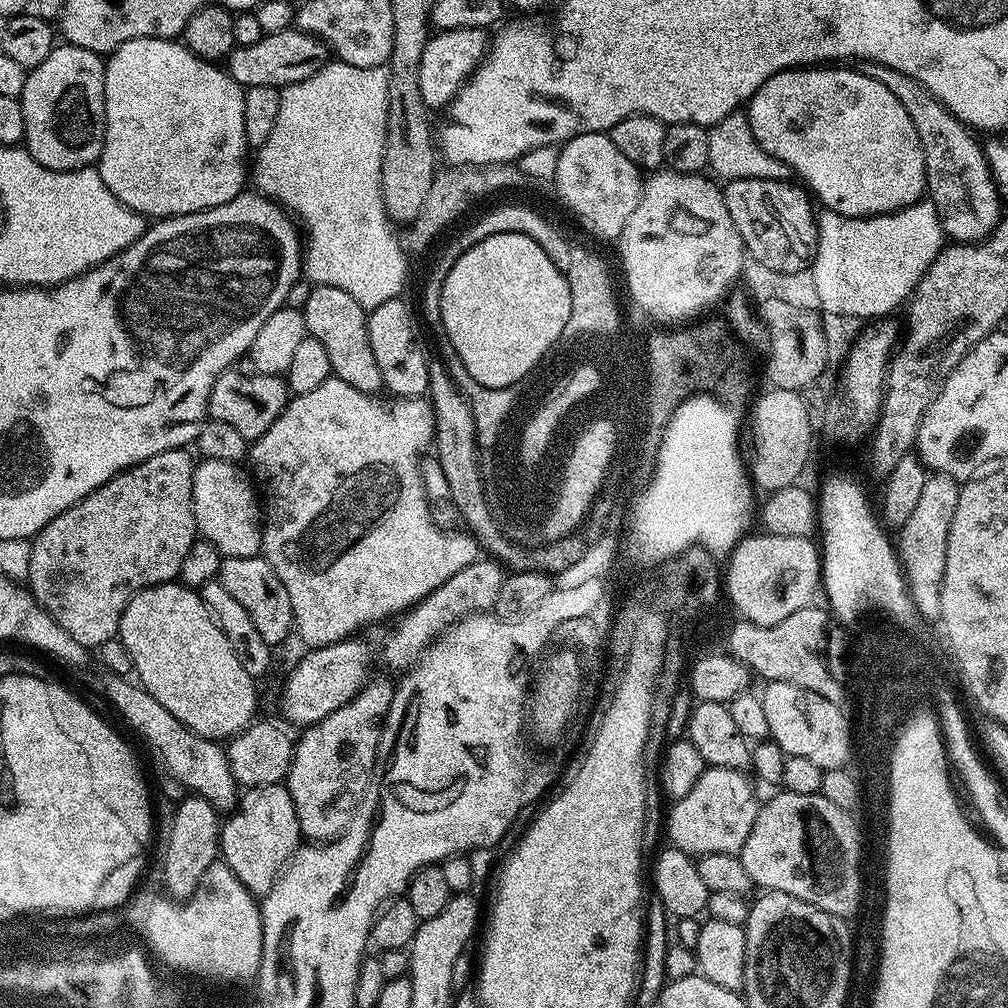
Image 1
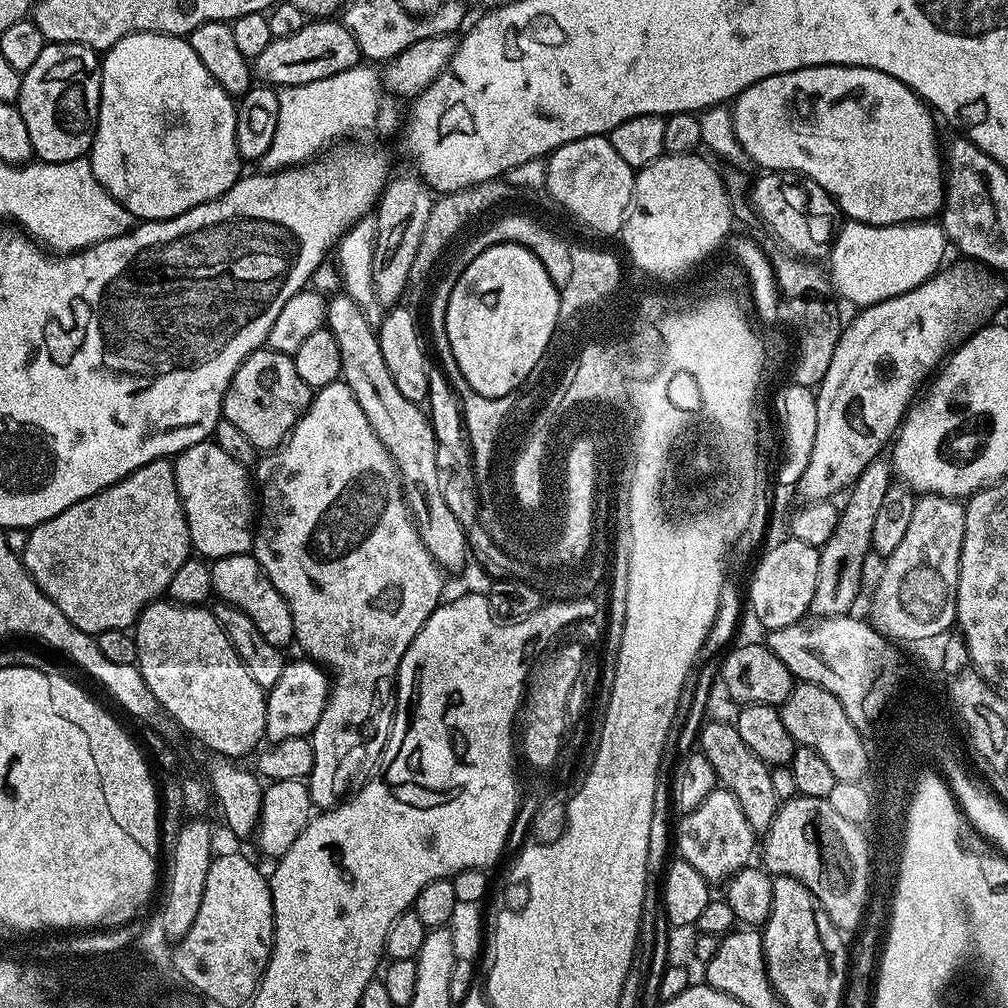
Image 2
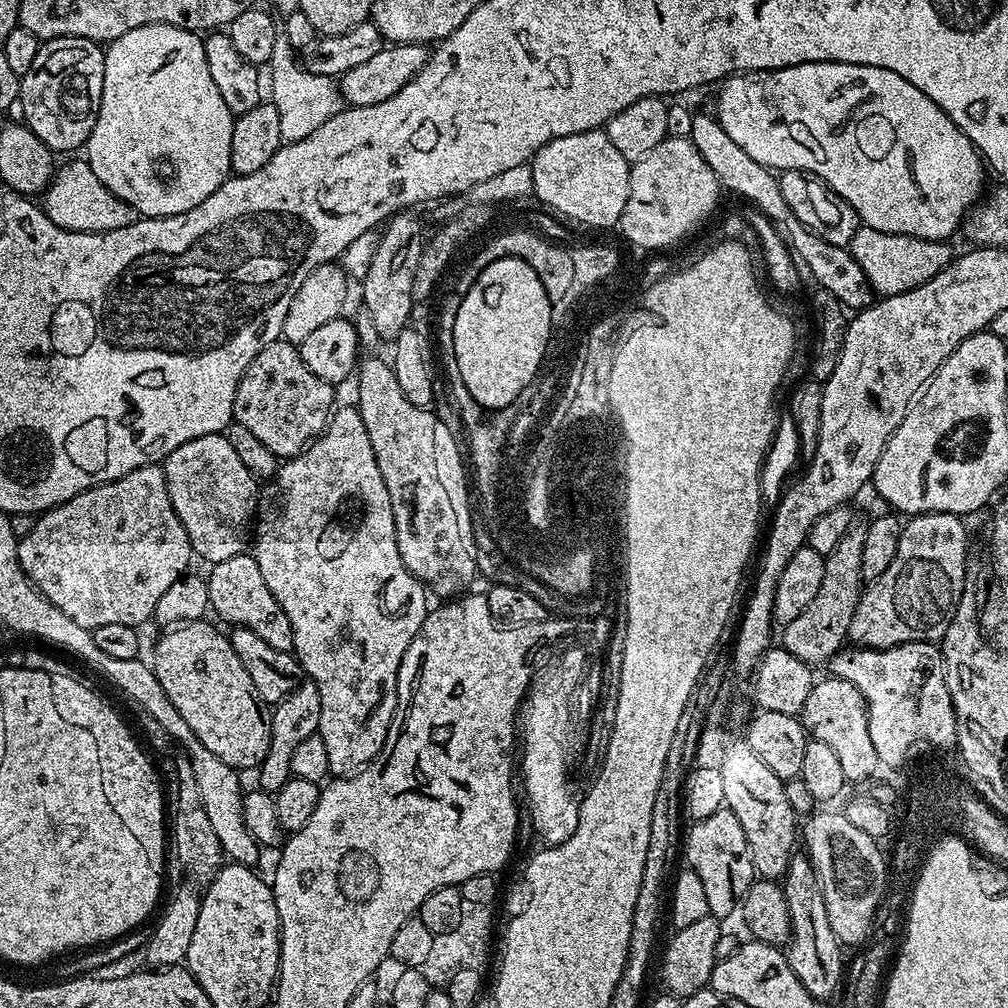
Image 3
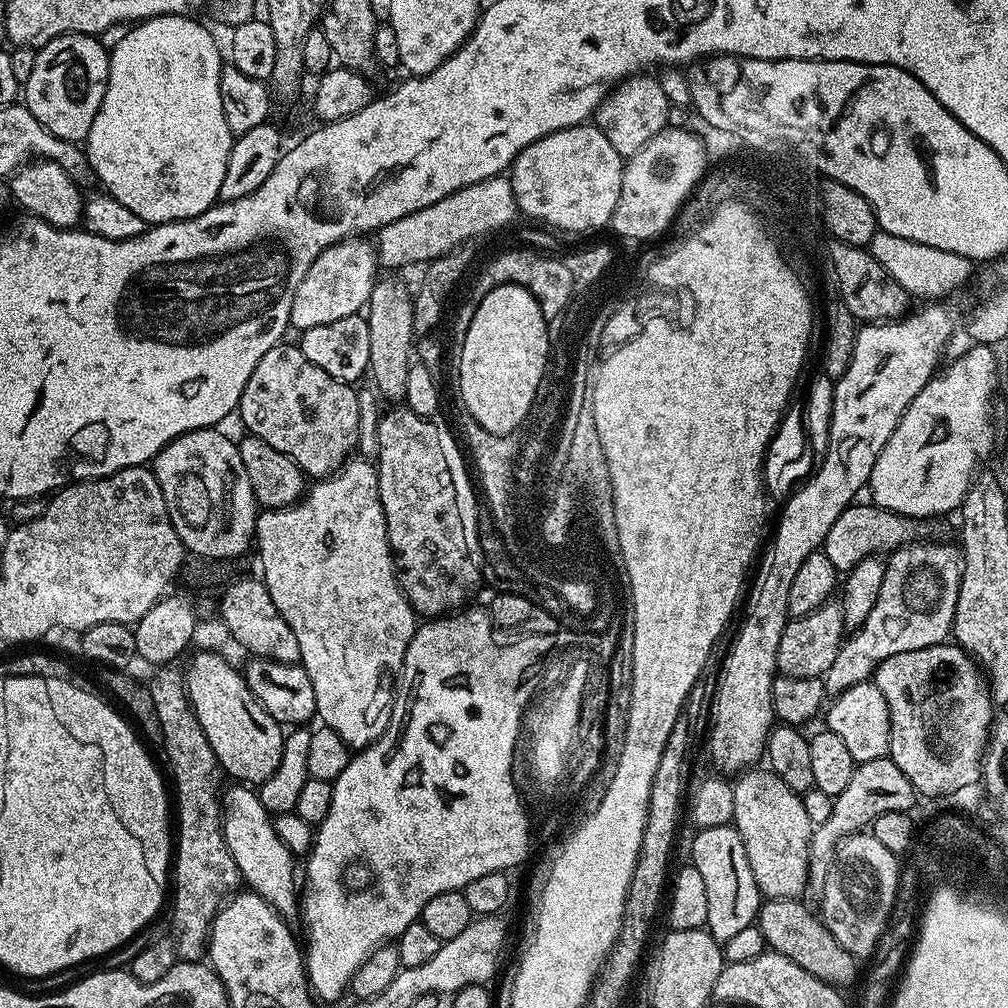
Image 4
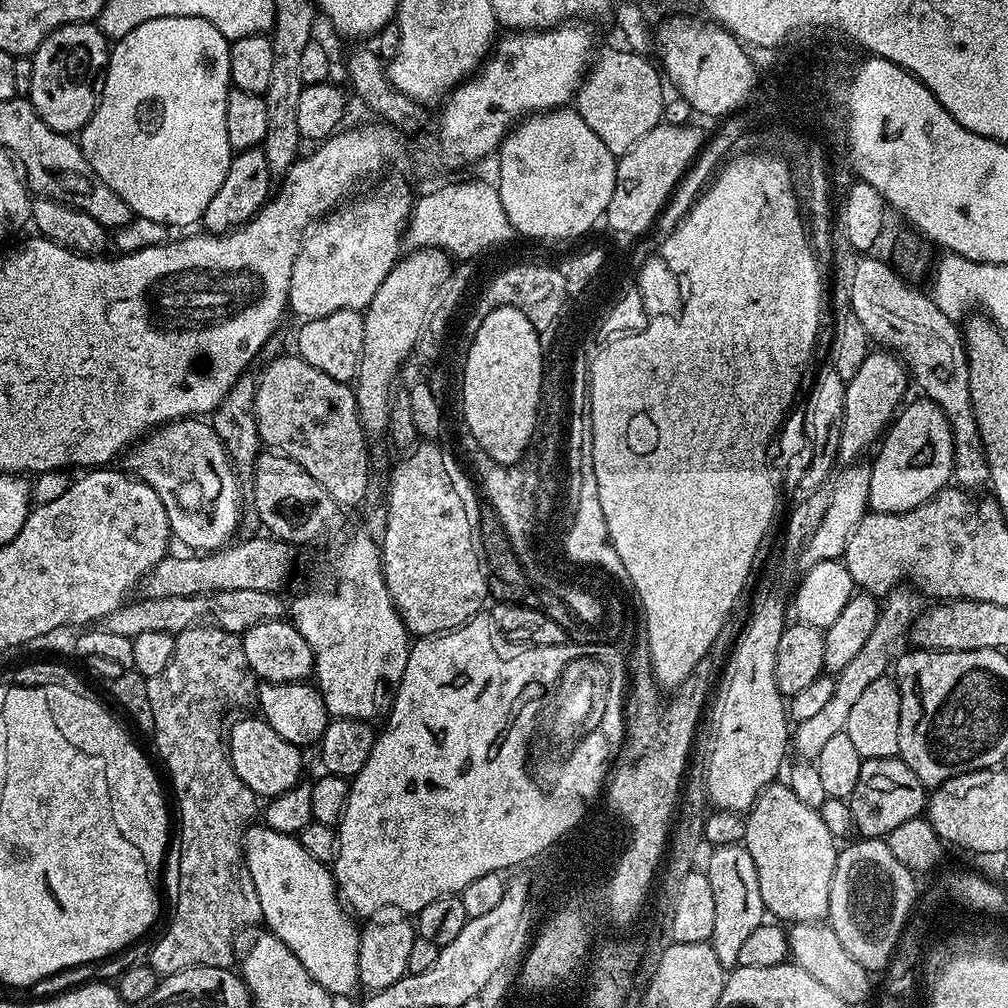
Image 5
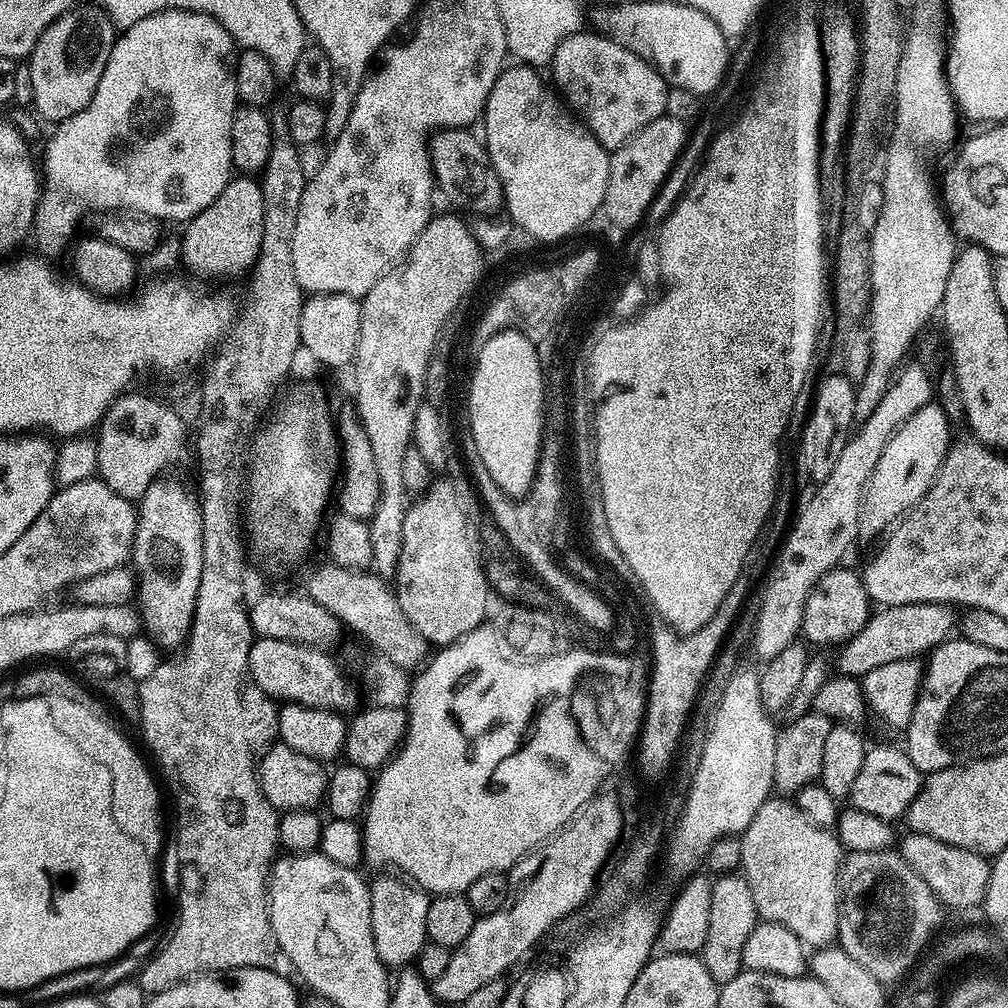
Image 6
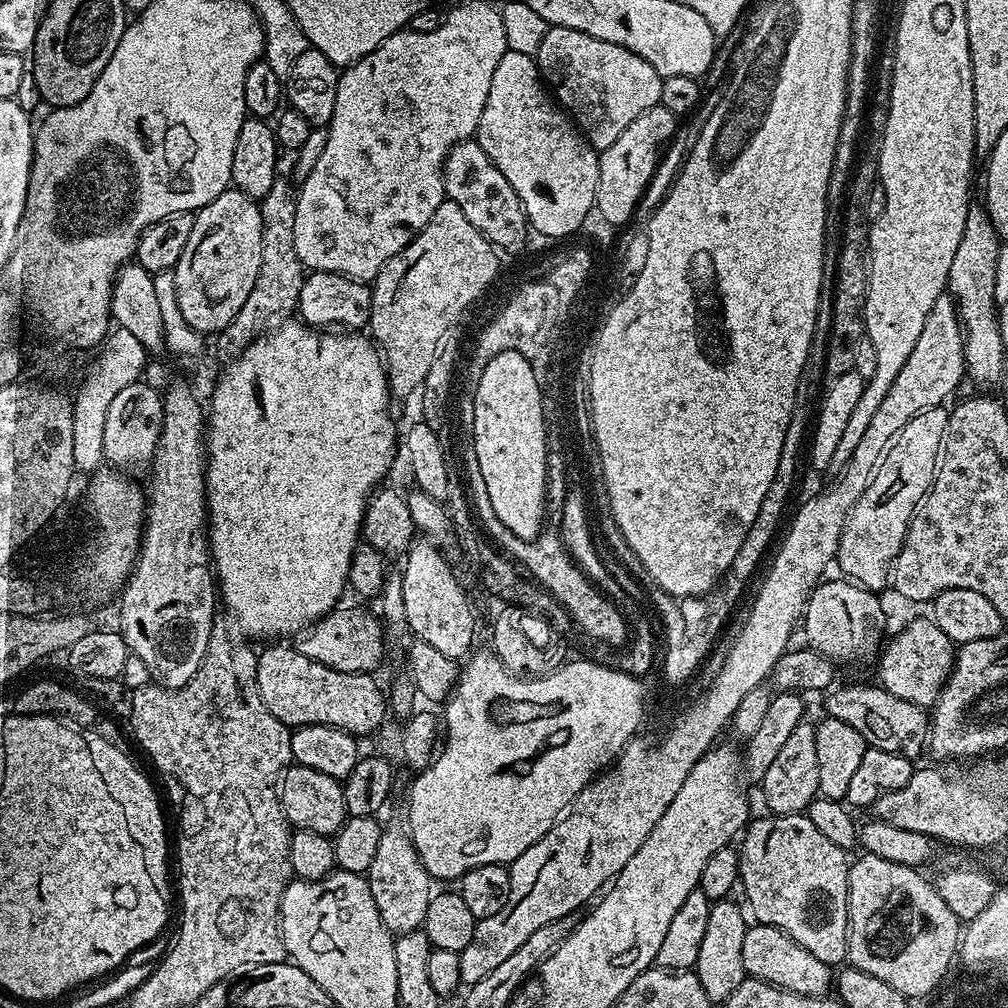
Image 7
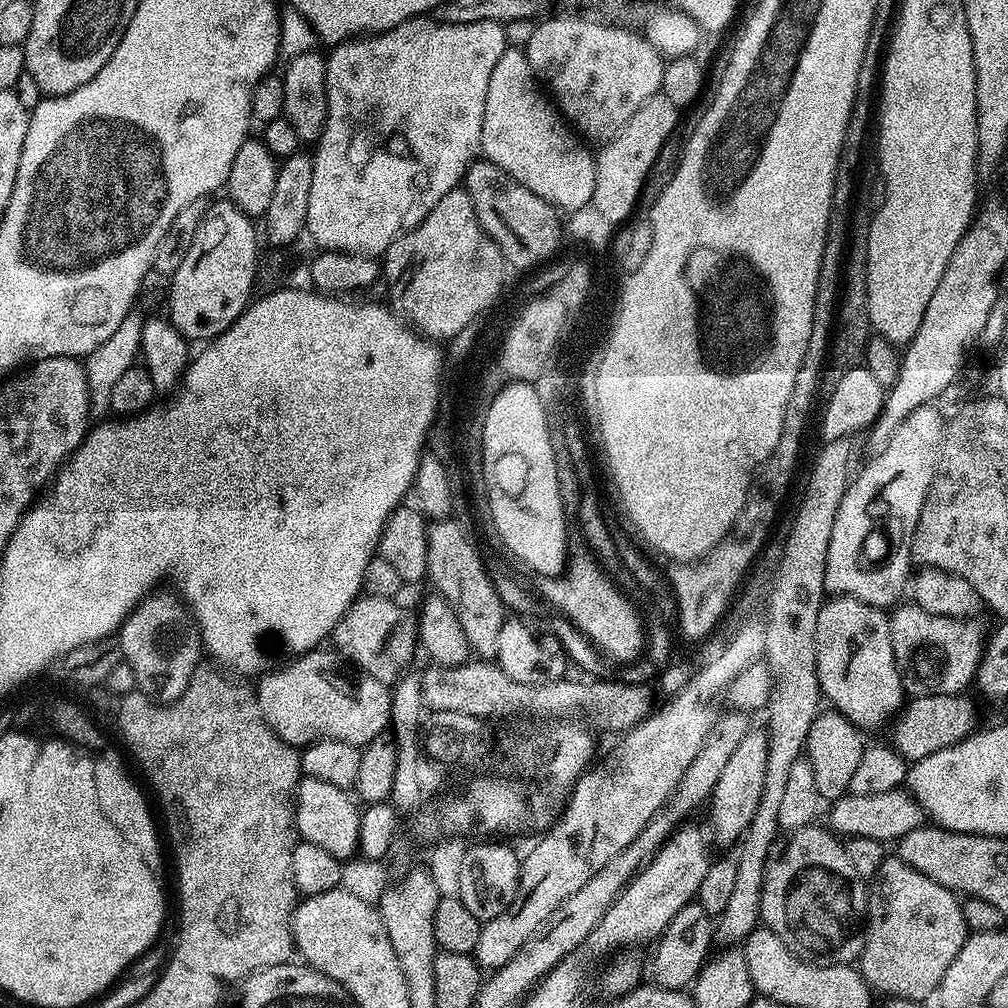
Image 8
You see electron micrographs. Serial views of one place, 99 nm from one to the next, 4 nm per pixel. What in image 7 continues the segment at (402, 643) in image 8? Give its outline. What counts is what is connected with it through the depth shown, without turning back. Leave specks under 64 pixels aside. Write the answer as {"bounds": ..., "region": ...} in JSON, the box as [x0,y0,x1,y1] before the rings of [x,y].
{"bounds":[294,606,386,674],"region":[[[337,606],[327,612],[295,641],[294,647],[306,654],[306,658],[314,658],[314,662],[322,662],[322,666],[330,666],[339,672],[372,674],[385,663],[386,639],[381,617],[364,608],[343,608]]]}

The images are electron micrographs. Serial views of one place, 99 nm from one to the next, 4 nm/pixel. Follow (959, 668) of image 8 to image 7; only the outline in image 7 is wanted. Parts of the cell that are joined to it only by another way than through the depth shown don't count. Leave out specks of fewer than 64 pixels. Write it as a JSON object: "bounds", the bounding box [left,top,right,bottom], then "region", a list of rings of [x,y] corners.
{"bounds":[878,618,954,705],"region":[[[931,618],[910,621],[892,641],[890,640],[883,645],[878,656],[878,661],[880,660],[879,687],[887,690],[894,698],[902,698],[911,704],[935,705],[942,686],[952,672],[954,659],[952,641],[946,634],[942,634],[942,630],[938,630],[938,626]]]}

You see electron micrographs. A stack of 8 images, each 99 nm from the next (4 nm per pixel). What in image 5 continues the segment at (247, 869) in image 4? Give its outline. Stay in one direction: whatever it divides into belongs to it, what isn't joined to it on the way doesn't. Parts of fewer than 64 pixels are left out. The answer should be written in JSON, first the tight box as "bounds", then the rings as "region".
{"bounds":[244,822,361,998],"region":[[[256,822],[249,827],[244,833],[244,861],[250,870],[250,878],[256,887],[258,894],[258,902],[260,903],[260,914],[263,923],[266,925],[267,931],[272,935],[277,936],[285,946],[292,951],[294,958],[298,958],[298,962],[302,962],[302,966],[306,966],[308,973],[314,978],[314,982],[318,982],[324,989],[331,992],[333,997],[341,998],[340,996],[348,996],[355,988],[361,987],[359,978],[359,950],[361,929],[356,924],[353,913],[346,907],[341,893],[336,887],[336,877],[332,875],[332,870],[329,865],[318,862],[318,858],[313,856],[300,845],[299,839],[296,836],[287,836],[286,834],[278,834],[278,830],[270,830],[265,828],[263,823]]]}

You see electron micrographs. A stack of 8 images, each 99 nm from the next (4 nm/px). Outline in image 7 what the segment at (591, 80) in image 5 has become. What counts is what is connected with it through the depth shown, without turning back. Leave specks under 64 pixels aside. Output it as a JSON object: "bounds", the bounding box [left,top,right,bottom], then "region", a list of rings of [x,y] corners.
{"bounds":[534,27,664,150],"region":[[[549,27],[534,59],[551,95],[597,150],[614,146],[614,142],[618,142],[618,137],[622,135],[622,130],[626,130],[626,126],[630,126],[630,122],[634,122],[642,110],[650,110],[650,106],[660,103],[662,98],[664,77],[658,74],[658,70],[654,70],[654,66],[650,66],[650,62],[646,62],[646,58],[638,58],[638,54],[626,50],[626,46],[614,46],[614,42],[590,38],[590,34],[582,30]]]}

